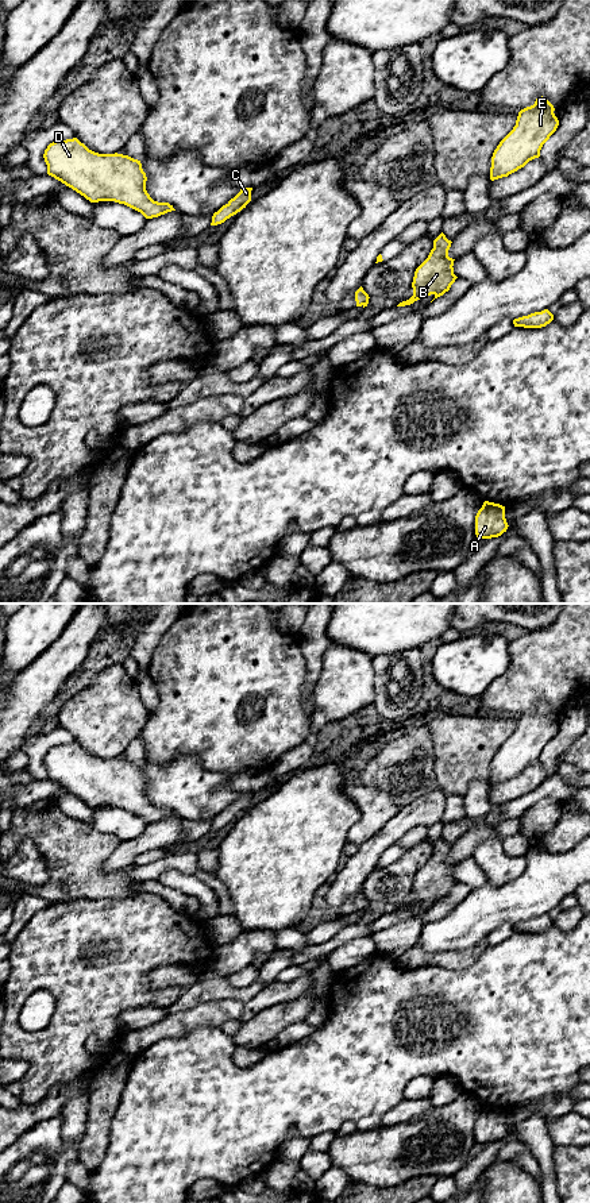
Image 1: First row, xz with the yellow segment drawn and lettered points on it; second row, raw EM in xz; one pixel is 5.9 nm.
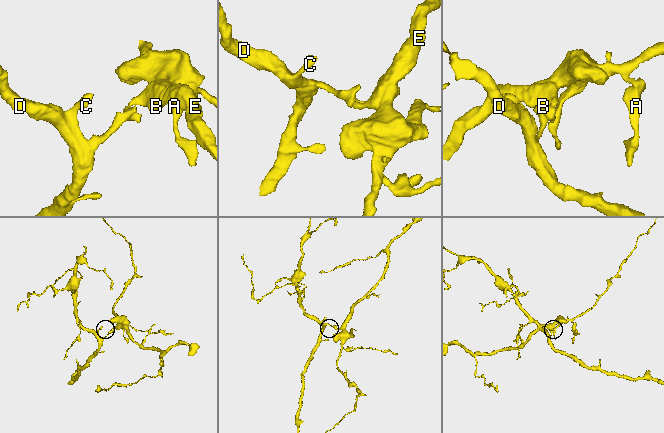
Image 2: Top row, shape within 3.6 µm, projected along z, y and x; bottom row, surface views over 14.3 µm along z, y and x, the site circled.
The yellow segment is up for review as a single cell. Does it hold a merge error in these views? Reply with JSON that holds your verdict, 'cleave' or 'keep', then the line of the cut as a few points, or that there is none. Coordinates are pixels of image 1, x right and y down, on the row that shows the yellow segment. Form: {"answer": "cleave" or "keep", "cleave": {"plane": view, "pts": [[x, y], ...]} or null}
{"answer": "cleave", "cleave": {"plane": "xz", "pts": [[367, 299], [362, 304]]}}

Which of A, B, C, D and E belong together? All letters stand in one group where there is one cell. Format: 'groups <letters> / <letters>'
groups A B E / C D

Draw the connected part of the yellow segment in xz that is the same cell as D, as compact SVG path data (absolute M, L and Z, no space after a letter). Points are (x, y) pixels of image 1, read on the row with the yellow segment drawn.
M73 138L50 143L43 158L49 176L90 203L124 204L146 219L176 211L169 203L158 203L150 197L140 161L128 155L99 154Z

